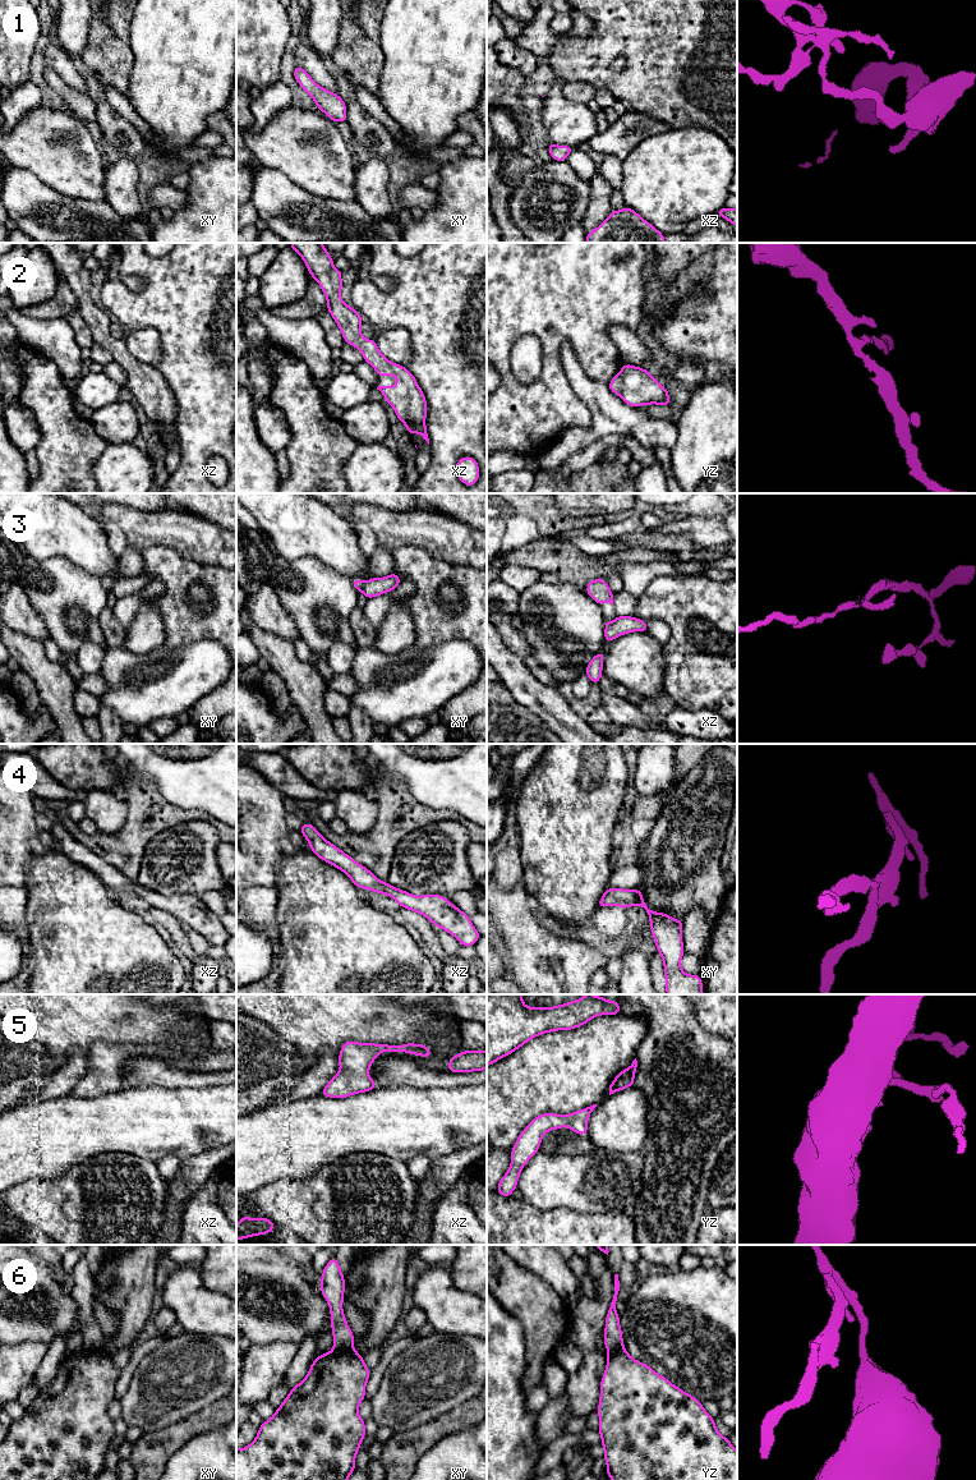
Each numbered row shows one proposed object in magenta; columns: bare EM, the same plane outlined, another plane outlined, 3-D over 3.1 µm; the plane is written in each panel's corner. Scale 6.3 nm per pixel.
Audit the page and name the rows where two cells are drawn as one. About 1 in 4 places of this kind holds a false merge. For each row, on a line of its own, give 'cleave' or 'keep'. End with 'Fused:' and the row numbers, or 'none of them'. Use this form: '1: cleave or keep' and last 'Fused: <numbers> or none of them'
1: keep
2: keep
3: cleave
4: keep
5: keep
6: cleave
Fused: 3, 6

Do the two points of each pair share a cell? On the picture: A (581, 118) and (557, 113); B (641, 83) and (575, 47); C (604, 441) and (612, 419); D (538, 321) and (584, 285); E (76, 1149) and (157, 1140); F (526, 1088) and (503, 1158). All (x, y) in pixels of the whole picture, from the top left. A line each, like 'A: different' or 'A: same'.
A: same
B: same
C: different
D: same
E: same
F: different

